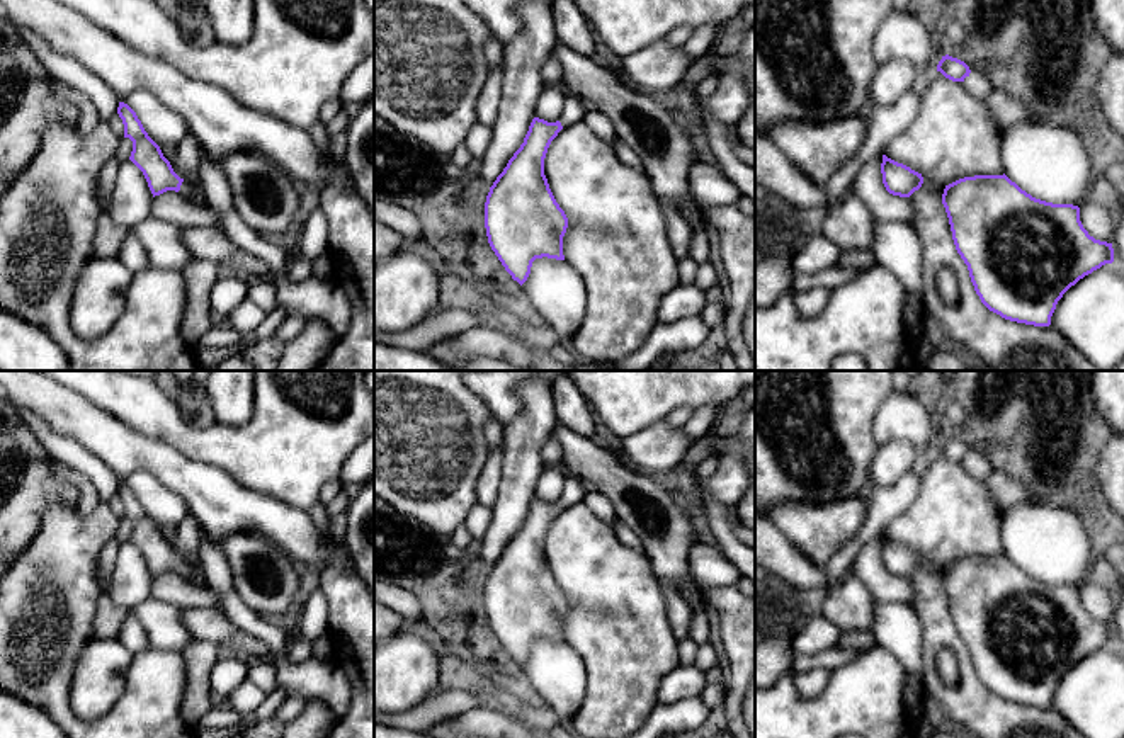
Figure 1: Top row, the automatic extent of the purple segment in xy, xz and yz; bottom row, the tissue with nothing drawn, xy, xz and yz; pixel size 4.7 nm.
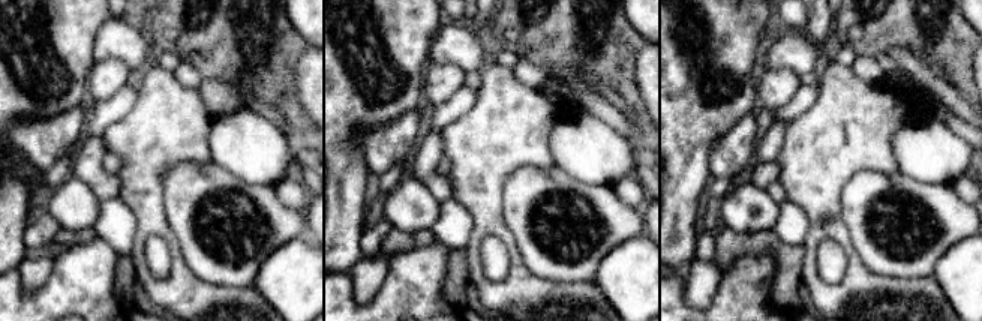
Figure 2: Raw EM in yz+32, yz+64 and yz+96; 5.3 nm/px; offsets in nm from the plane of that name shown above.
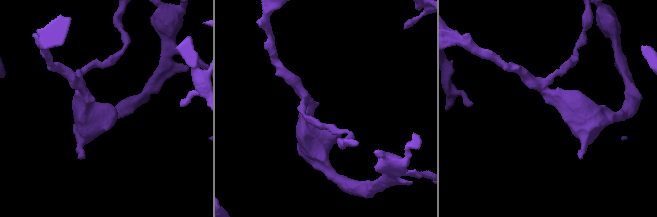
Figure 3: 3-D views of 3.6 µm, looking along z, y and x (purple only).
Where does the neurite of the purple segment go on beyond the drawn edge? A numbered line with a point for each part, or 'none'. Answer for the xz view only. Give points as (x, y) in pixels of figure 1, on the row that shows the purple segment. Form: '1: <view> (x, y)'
1: xz (575, 109)

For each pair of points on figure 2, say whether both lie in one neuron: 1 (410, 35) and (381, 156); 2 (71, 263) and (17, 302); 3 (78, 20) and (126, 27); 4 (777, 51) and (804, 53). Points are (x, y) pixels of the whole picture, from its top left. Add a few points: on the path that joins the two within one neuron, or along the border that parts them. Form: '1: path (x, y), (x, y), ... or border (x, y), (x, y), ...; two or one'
1: border (416, 108), (387, 125), (360, 131), (357, 141); two
2: path (63, 278), (39, 302), (32, 302); one
3: border (110, 15), (96, 33), (93, 44), (95, 57); two
4: path (783, 51), (798, 51); one

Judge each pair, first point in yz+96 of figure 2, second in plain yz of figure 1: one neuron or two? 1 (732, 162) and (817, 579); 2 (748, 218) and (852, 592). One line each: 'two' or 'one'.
1: two
2: one

